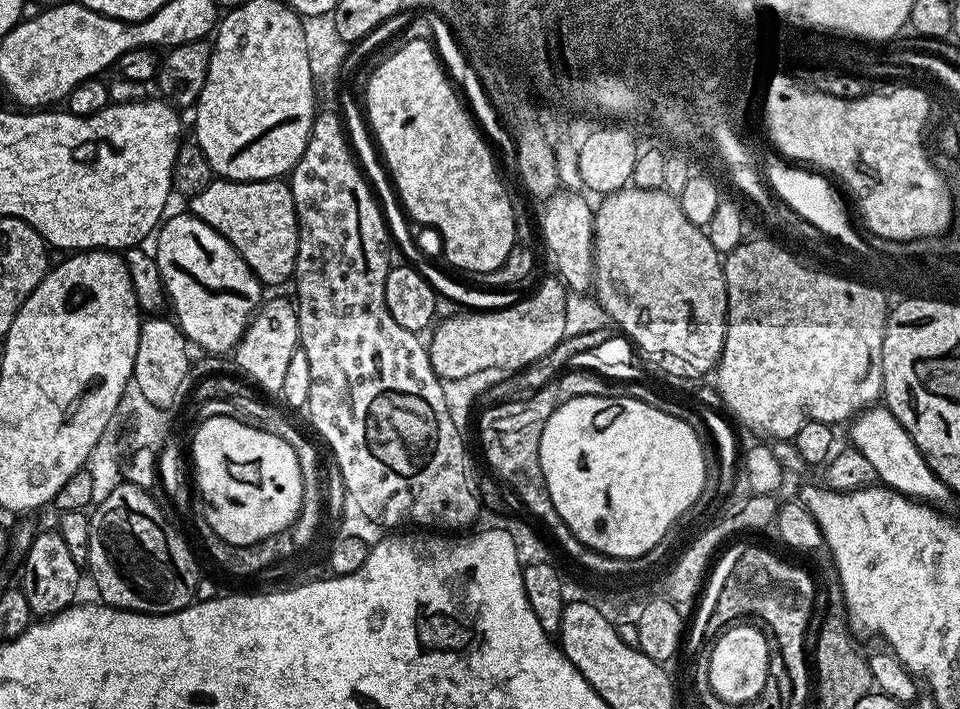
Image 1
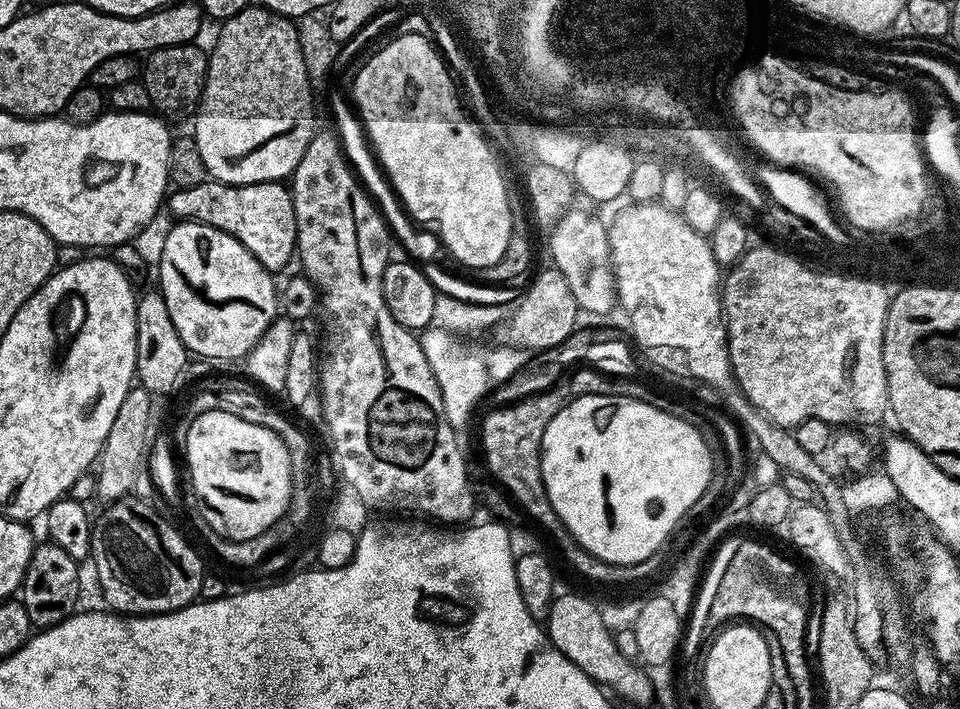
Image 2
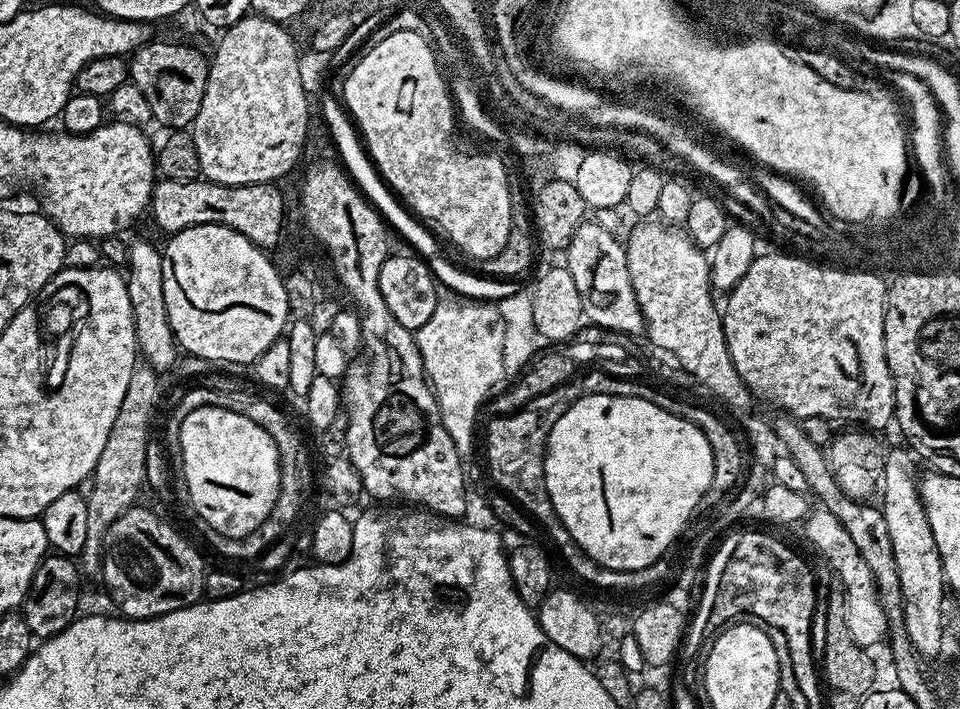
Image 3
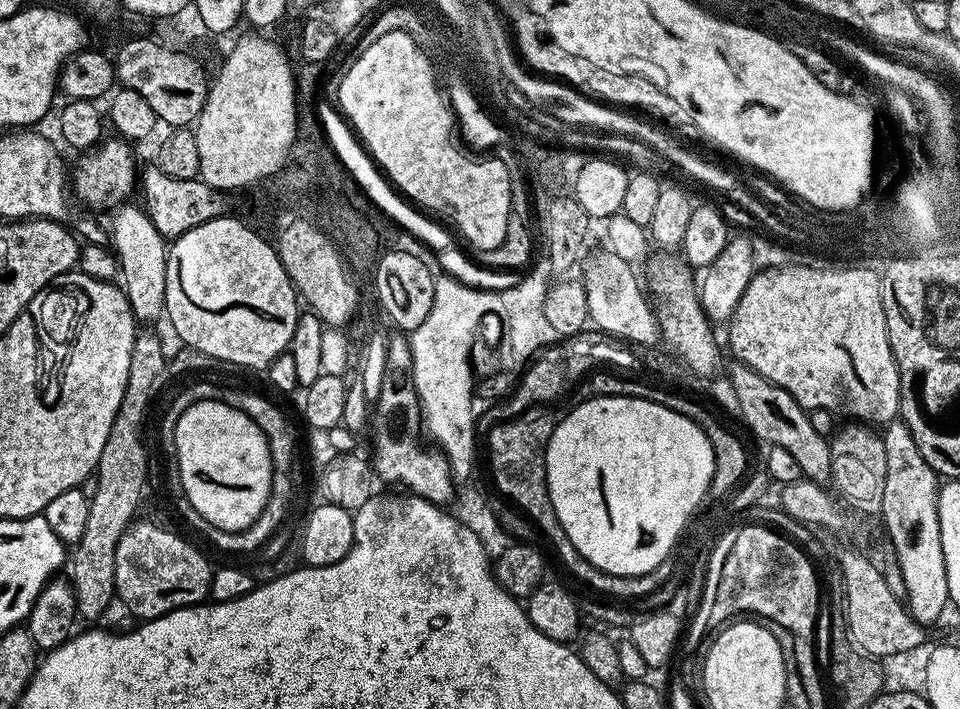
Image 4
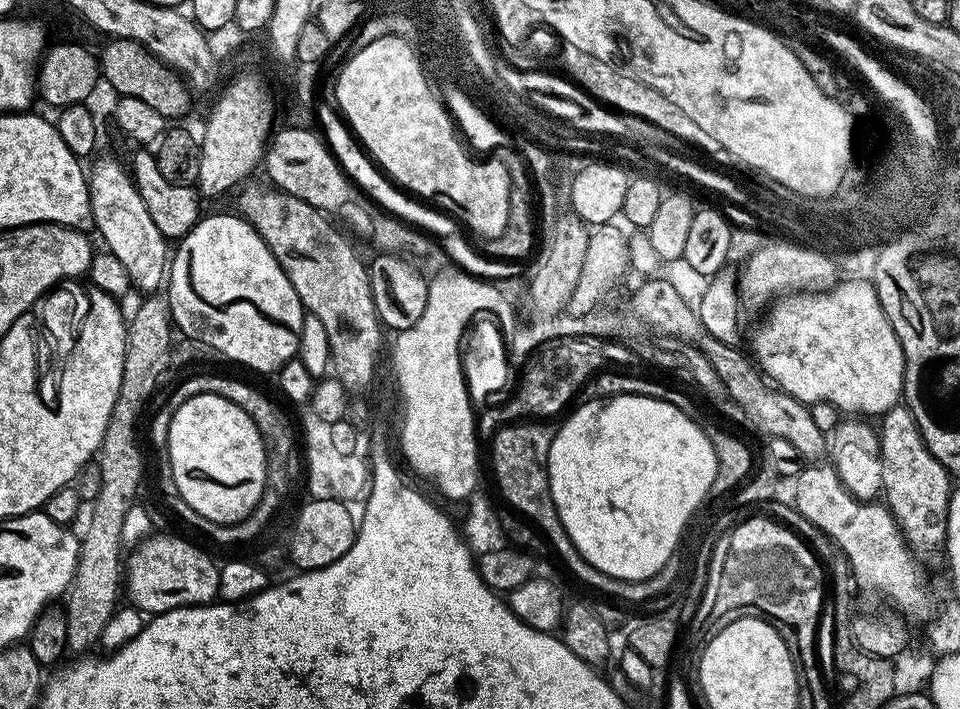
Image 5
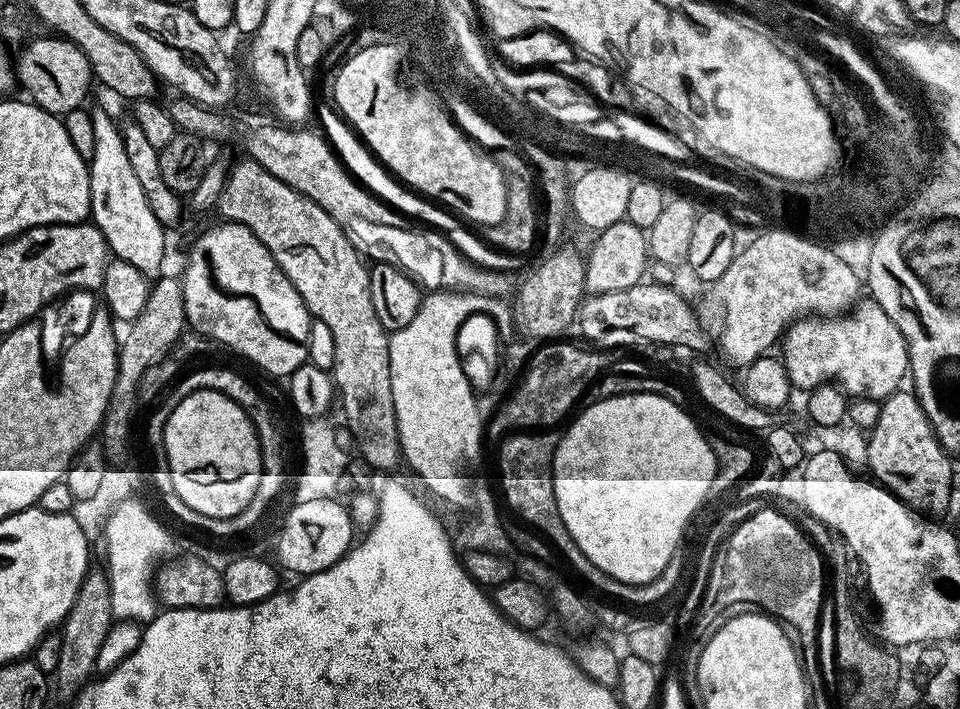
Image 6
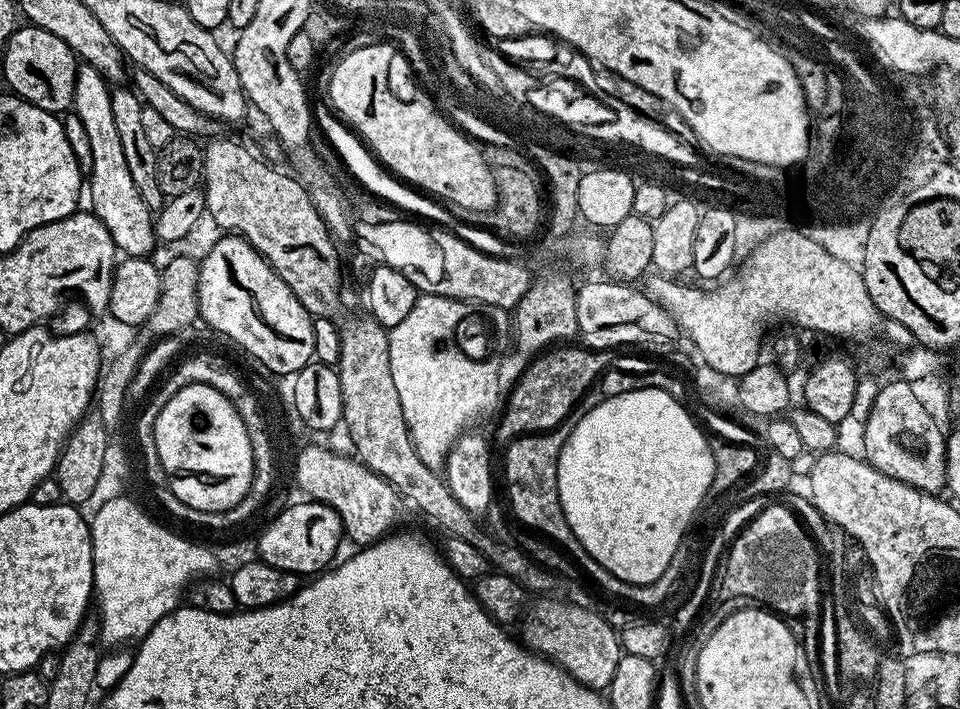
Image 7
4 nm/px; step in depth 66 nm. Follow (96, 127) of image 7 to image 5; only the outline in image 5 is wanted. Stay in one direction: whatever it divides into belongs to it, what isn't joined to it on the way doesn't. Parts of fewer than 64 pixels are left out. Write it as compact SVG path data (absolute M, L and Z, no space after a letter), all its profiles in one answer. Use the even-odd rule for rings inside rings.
M99 156L91 161L93 164L92 168L90 164L88 176L95 231L100 231L103 247L122 262L131 287L140 294L155 293L159 289L156 287L159 284L161 287L166 280L166 269L170 264L169 241L160 233L158 226L154 226L154 218L150 218L150 210L146 210L146 202L142 202L142 194L138 194L129 169L125 165L123 168L112 156Z

